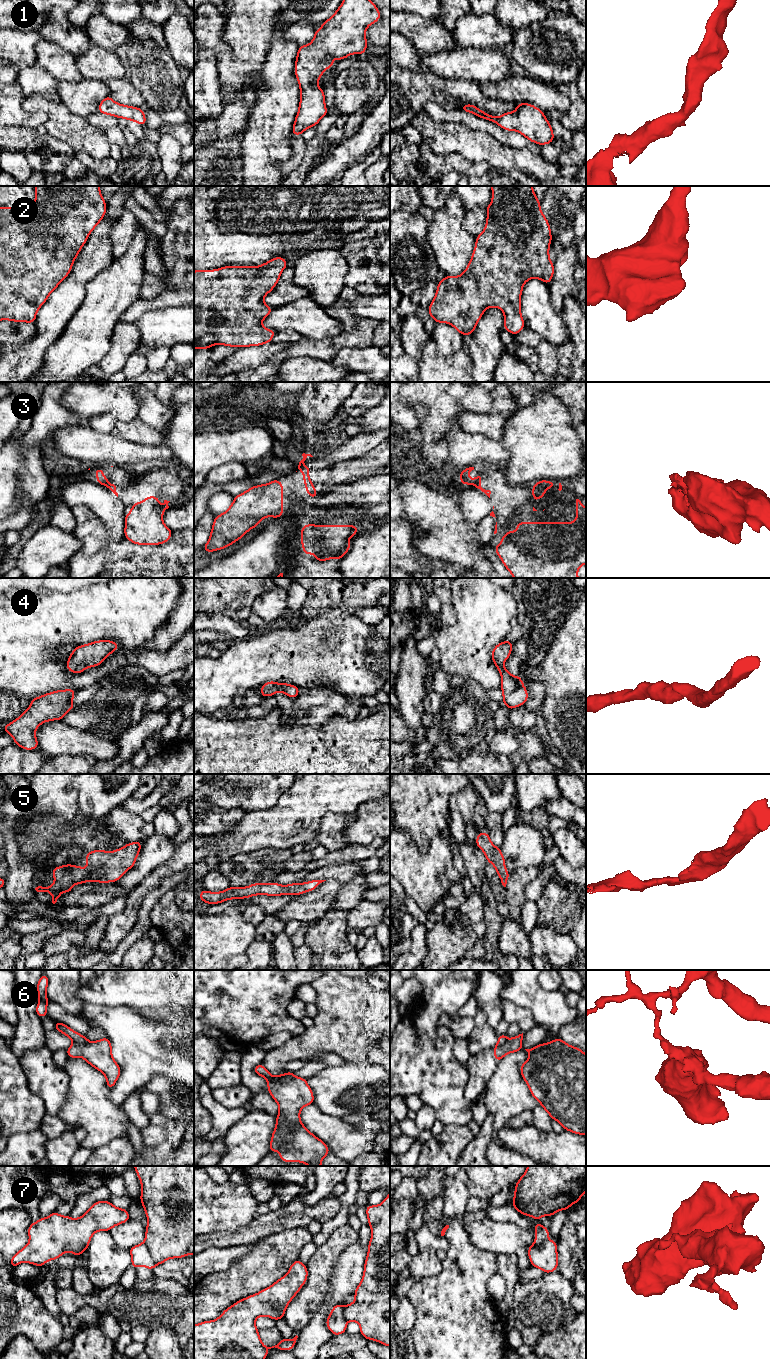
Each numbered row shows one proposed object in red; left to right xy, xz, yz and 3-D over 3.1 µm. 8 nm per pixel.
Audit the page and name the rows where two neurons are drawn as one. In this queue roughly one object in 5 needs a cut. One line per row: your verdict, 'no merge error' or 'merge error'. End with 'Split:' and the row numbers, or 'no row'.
1: no merge error
2: no merge error
3: merge error
4: no merge error
5: no merge error
6: merge error
7: merge error
Split: 3, 6, 7

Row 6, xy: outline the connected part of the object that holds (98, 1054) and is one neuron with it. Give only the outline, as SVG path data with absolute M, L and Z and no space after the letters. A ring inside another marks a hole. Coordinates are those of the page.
M107 1037L87 1044L73 1043L66 1053L69 1058L83 1058L89 1065L103 1073L109 1089L114 1087L121 1074L121 1069L112 1056L110 1039Z

